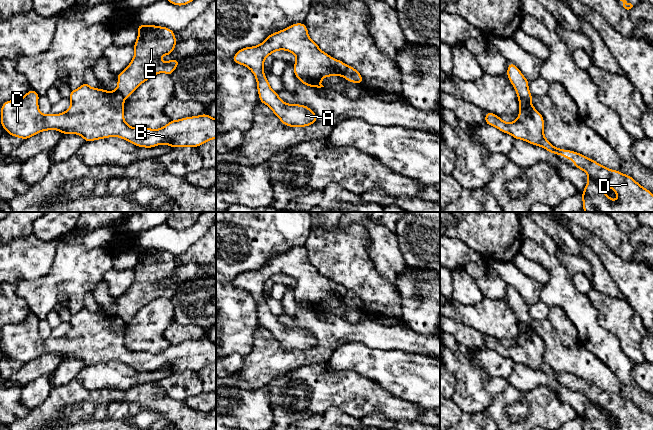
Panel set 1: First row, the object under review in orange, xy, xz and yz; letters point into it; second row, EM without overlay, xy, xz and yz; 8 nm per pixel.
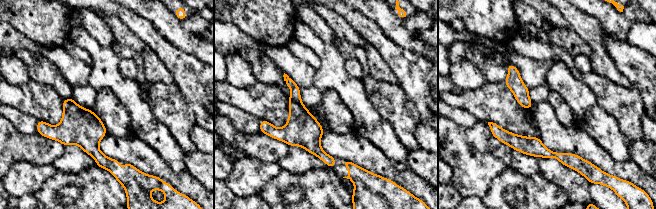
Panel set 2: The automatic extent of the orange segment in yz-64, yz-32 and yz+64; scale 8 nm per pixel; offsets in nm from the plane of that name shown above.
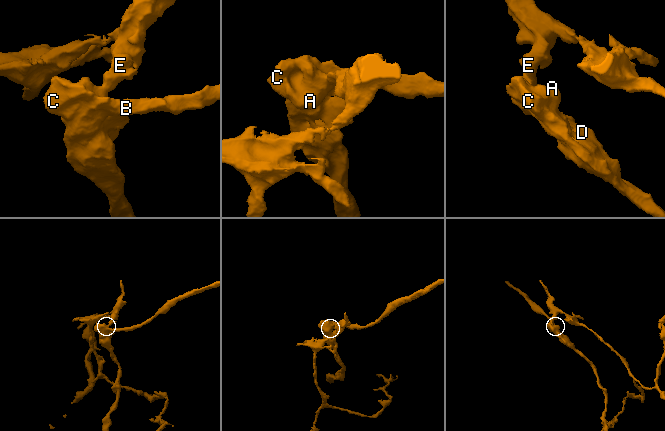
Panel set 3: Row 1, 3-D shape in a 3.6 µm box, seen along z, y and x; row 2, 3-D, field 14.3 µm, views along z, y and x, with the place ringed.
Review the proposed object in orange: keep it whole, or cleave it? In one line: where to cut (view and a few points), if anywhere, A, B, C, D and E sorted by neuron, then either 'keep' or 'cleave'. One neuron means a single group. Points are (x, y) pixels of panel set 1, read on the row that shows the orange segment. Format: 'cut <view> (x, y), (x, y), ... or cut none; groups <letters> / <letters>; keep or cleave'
cut yz (518, 96), (530, 101); groups A B C D / E; cleave

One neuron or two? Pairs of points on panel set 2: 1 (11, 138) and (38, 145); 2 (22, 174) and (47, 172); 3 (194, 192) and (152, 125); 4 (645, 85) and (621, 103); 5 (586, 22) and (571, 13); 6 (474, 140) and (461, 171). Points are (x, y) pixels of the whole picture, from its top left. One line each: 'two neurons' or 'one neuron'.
1: one neuron
2: one neuron
3: two neurons
4: two neurons
5: one neuron
6: one neuron

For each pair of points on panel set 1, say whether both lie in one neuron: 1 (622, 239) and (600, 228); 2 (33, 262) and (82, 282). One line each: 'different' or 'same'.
1: same
2: different

